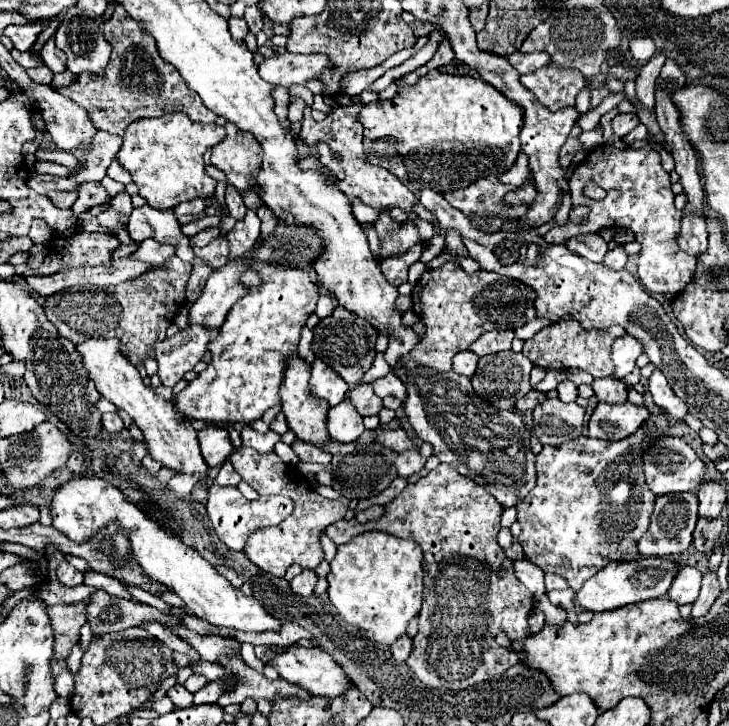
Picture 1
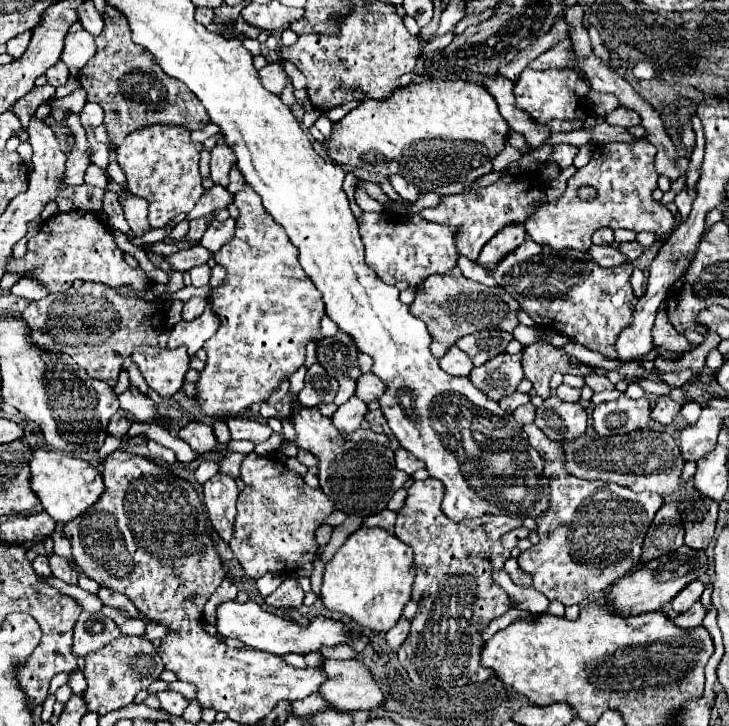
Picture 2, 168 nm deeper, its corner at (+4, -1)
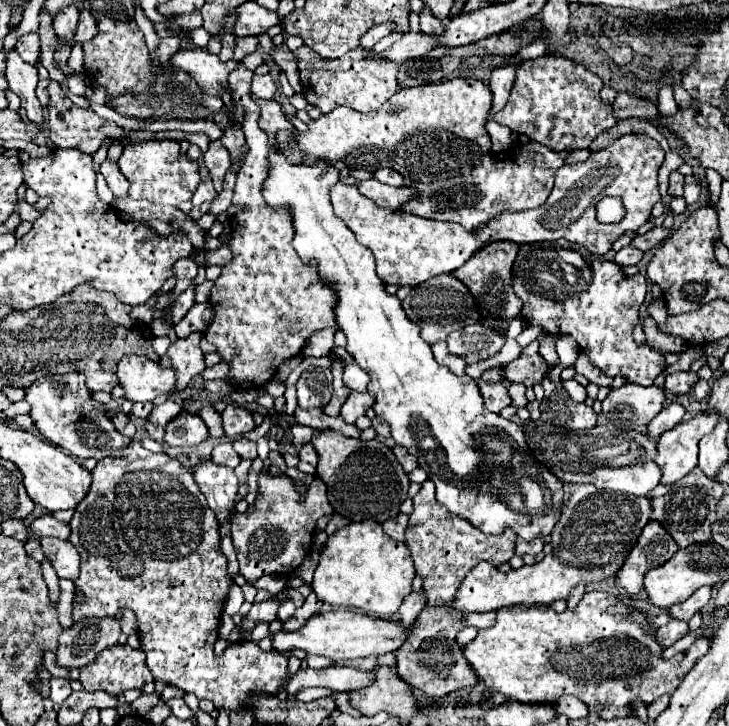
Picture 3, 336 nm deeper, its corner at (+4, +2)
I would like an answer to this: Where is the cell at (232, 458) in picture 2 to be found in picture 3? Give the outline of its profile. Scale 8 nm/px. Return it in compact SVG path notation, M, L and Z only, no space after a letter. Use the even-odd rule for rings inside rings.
M241 438L241 440L235 440L233 446L241 454L241 458L253 458L253 460L257 458L257 450L255 450L255 442L253 440Z

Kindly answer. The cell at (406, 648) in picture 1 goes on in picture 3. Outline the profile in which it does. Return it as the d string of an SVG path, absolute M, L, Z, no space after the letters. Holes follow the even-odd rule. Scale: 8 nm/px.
M411 592L403 600L403 604L399 608L399 618L403 618L403 626L409 626L411 622L415 622L419 612L425 608L425 602L427 602L425 592Z

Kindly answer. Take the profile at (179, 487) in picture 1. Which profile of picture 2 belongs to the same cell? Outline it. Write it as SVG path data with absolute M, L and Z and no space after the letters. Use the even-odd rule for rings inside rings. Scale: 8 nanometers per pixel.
M213 461L201 463L201 465L197 467L197 471L195 471L195 479L197 479L199 485L203 485L203 483L209 481L217 471L219 471L219 465L217 465L217 463L213 463Z

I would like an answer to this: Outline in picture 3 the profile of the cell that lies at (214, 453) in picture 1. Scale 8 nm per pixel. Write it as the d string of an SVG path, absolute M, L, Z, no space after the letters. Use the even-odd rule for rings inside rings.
M181 412L165 426L165 442L169 446L197 446L207 438L209 430L197 414Z

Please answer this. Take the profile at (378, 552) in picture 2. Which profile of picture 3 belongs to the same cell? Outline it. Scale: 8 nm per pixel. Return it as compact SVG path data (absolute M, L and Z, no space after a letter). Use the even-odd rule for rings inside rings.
M363 520L347 524L329 536L321 550L311 588L317 598L331 606L359 608L371 616L393 616L403 598L411 594L411 582L415 578L411 552L403 542L387 538L381 524L375 520Z

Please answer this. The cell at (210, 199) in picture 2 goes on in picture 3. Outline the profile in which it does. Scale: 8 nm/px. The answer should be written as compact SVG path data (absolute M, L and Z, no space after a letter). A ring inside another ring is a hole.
M205 166L199 168L199 176L201 176L201 182L199 182L199 186L197 186L197 192L193 194L193 200L191 200L193 206L199 206L199 204L203 204L203 202L211 202L211 200L217 198L217 192L215 192L215 188L213 188L211 176L209 176L209 172L207 172Z

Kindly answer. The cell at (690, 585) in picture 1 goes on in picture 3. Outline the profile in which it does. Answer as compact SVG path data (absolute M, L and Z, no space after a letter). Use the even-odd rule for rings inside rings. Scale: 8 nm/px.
M703 586L703 588L699 588L691 598L687 598L685 602L671 606L671 608L669 608L669 614L671 614L673 618L679 618L679 620L687 620L687 622L689 622L689 620L693 618L693 614L699 612L709 600L711 600L711 588L709 588L709 586Z

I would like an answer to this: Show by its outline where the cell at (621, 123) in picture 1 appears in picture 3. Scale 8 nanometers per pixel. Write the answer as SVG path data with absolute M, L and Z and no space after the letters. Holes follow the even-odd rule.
M619 92L613 102L613 114L617 120L625 120L625 118L653 120L657 116L657 106L647 98L639 98L629 92Z

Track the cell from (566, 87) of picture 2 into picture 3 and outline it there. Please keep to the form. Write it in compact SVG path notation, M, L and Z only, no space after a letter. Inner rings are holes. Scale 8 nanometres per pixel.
M545 54L519 64L509 102L499 114L495 114L493 120L551 148L553 152L589 148L599 132L617 124L611 104L605 104L599 96L601 88L603 82L597 74L569 58Z

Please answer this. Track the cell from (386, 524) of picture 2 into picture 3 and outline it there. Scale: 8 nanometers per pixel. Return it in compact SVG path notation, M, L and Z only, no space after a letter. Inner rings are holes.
M399 514L399 516L393 518L391 522L385 522L385 524L383 524L383 530L385 530L387 536L391 536L393 540L403 542L403 540L405 540L407 522L409 522L409 516L407 516L407 514Z

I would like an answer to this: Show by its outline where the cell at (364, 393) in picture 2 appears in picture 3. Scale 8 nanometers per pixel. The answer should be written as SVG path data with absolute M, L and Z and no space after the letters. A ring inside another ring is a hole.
M345 364L345 368L343 368L343 382L351 390L367 390L369 374L367 374L367 370L363 370L357 364Z

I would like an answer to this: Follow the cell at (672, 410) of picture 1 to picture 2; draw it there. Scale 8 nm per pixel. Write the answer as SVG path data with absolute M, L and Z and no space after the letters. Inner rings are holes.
M659 397L659 399L655 401L653 411L651 411L651 419L667 425L667 423L671 423L671 421L677 417L679 409L681 409L681 405L677 405L673 399L669 399L669 397Z

